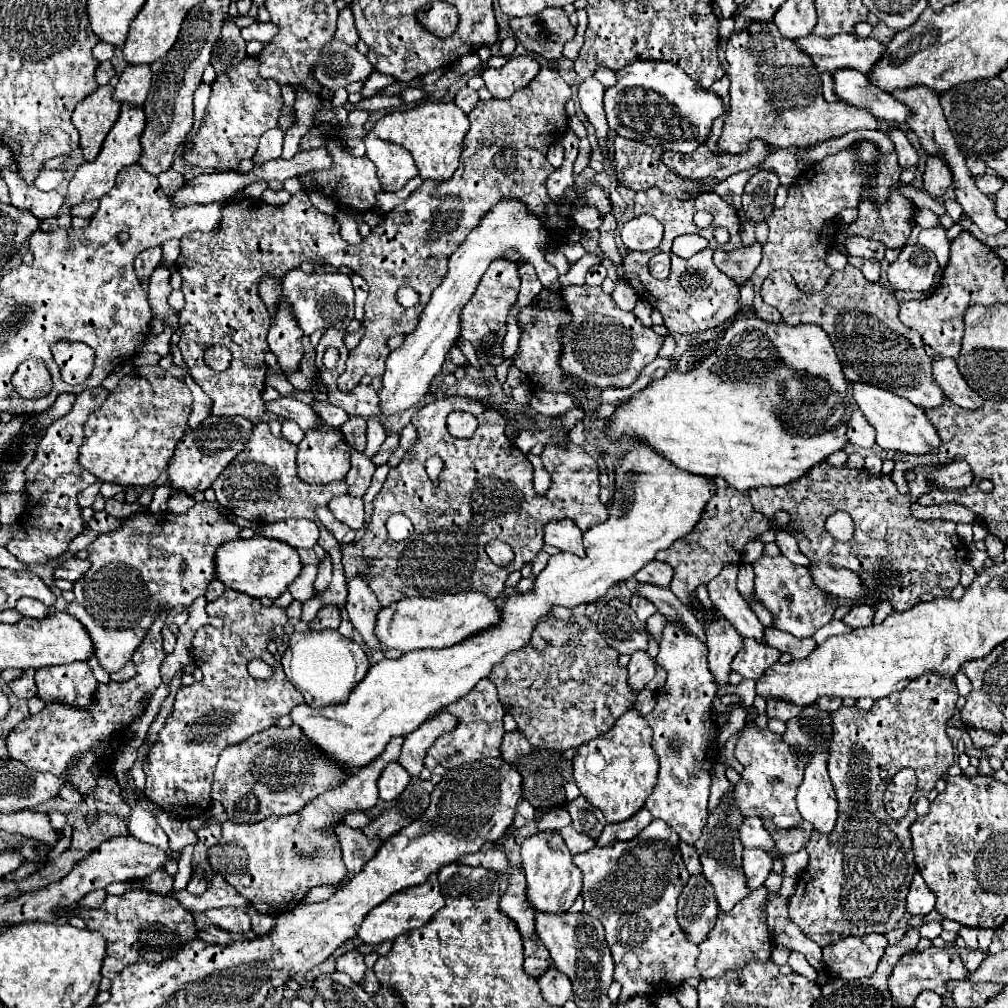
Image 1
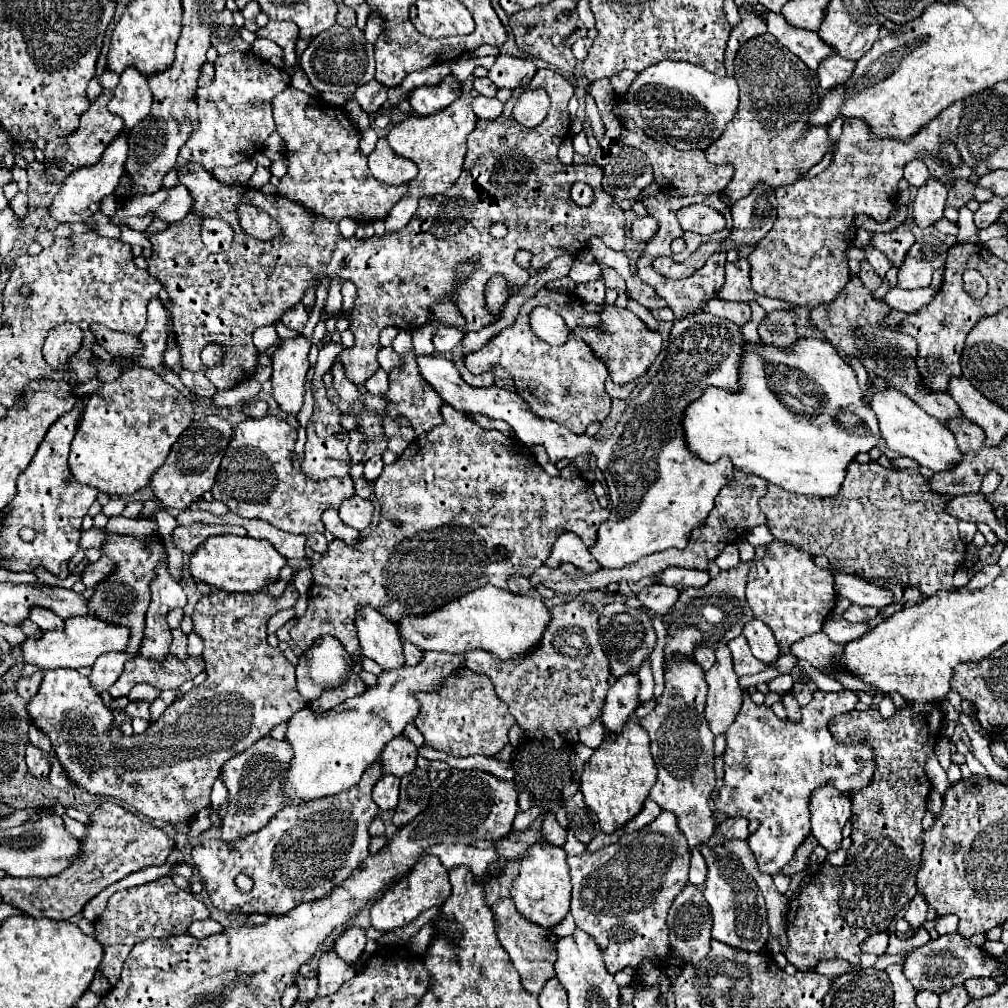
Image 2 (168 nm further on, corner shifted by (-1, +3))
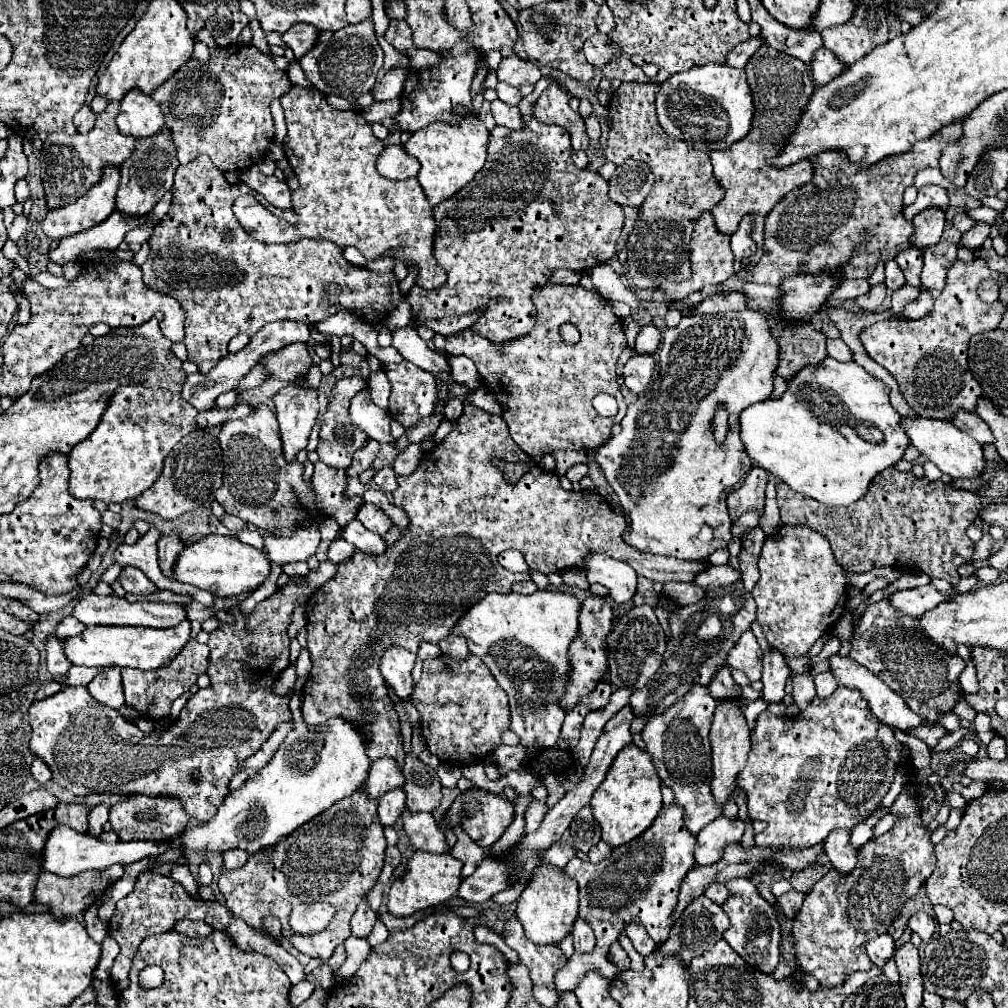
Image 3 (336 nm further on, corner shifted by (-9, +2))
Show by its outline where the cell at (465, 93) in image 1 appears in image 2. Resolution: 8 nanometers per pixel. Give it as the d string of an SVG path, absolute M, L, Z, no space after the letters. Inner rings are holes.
M477 96L471 102L471 108L477 114L477 118L485 118L485 120L493 120L493 118L501 116L503 106L505 104L499 102L497 98L485 98L485 96Z

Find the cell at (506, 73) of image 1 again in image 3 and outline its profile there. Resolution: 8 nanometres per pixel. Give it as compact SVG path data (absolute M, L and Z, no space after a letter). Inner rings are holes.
M511 55L511 57L501 59L501 65L497 69L497 77L503 83L509 83L513 87L521 87L525 83L535 85L541 79L541 71L535 63L523 61L517 55Z

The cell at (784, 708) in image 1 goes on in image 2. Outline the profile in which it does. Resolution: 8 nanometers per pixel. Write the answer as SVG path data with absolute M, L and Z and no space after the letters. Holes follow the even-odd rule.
M795 682L795 684L793 684L793 694L795 694L795 698L799 700L801 706L813 700L813 690L811 690L811 686L805 684L805 682Z

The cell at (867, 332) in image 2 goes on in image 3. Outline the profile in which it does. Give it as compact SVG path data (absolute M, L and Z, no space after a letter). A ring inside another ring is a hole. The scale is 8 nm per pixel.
M959 409L957 413L953 413L951 423L955 427L959 427L961 431L965 431L967 435L971 435L979 443L993 443L993 435L991 435L987 423L977 413L965 413L965 409Z

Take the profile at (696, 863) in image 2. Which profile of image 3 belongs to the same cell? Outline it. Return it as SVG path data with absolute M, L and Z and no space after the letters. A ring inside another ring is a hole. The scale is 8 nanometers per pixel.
M717 883L717 885L713 885L713 887L709 887L709 889L705 889L705 897L709 897L711 901L715 901L715 903L723 903L727 897L729 897L729 893L727 893L727 889L725 889L725 885L721 885L721 883Z

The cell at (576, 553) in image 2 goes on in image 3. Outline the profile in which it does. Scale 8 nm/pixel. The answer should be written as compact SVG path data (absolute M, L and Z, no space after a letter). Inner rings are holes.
M587 553L583 561L589 583L601 583L609 589L615 603L627 603L635 595L637 573L625 563L601 553Z

